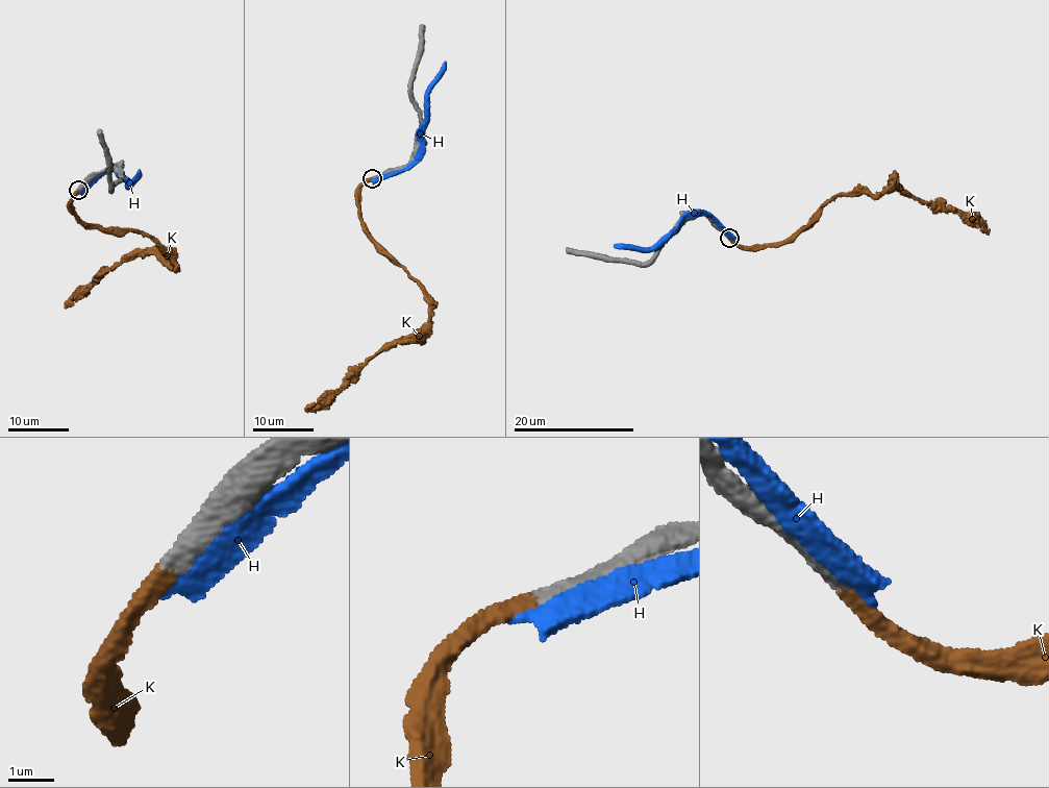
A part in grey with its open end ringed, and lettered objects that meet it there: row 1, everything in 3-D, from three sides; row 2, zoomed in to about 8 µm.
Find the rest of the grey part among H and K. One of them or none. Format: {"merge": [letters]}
{"merge": ["K"]}

